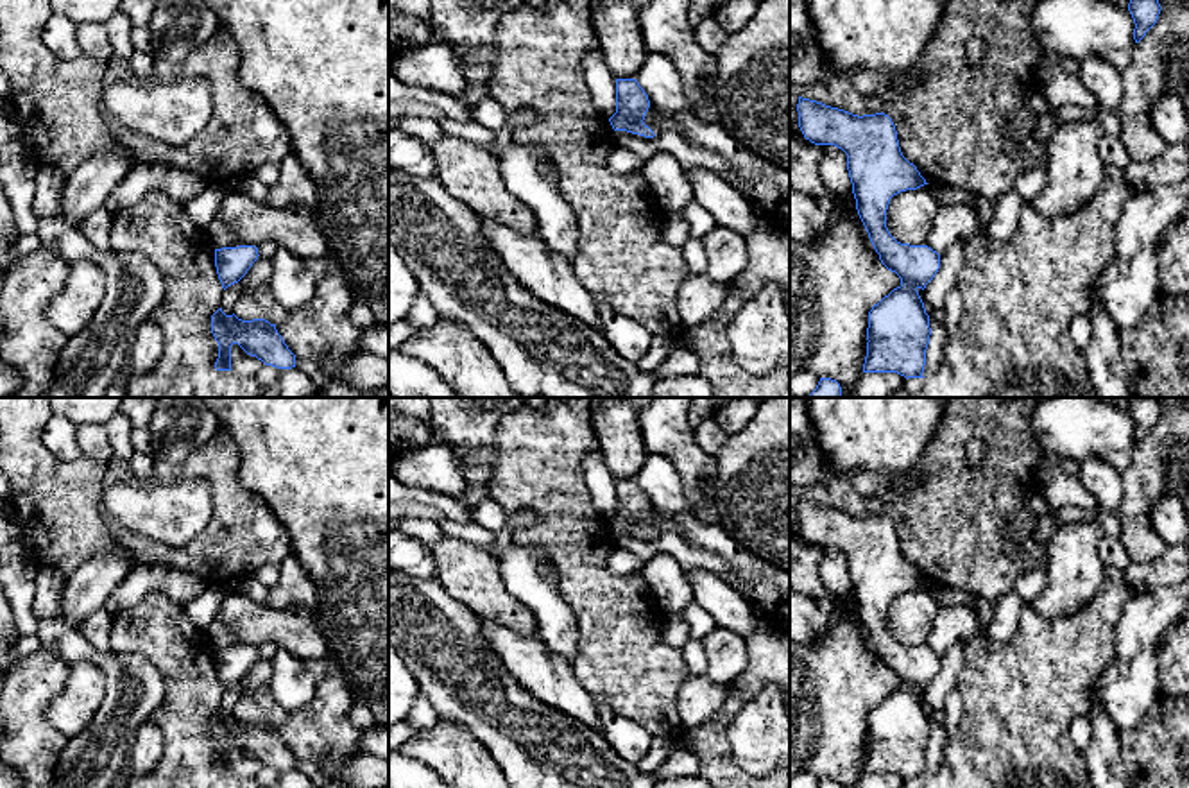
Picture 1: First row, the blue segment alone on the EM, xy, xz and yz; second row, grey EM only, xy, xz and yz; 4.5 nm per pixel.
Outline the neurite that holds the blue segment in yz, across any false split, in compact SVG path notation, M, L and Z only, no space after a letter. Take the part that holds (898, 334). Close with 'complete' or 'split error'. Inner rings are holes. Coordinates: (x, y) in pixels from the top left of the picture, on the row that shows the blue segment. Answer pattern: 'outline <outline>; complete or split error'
outline M802 97L797 111L806 140L847 154L858 215L881 263L901 278L901 285L868 312L863 373L924 378L931 328L919 290L938 272L940 254L928 245L897 242L886 227L886 210L894 195L928 183L902 156L888 115L858 116Z; complete

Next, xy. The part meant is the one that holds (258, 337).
outline M218 308L211 315L211 333L218 342L217 371L231 371L231 346L238 344L247 355L278 369L295 367L295 355L288 349L276 324L265 319L242 321Z; complete

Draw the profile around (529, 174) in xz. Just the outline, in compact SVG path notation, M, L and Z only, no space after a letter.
M514 141L510 149L492 154L507 190L535 215L541 240L573 263L578 240L577 213L559 190L555 165L546 150Z

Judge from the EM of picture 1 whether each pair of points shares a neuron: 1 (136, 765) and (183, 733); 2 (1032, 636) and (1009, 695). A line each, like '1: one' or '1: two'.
1: two
2: one

